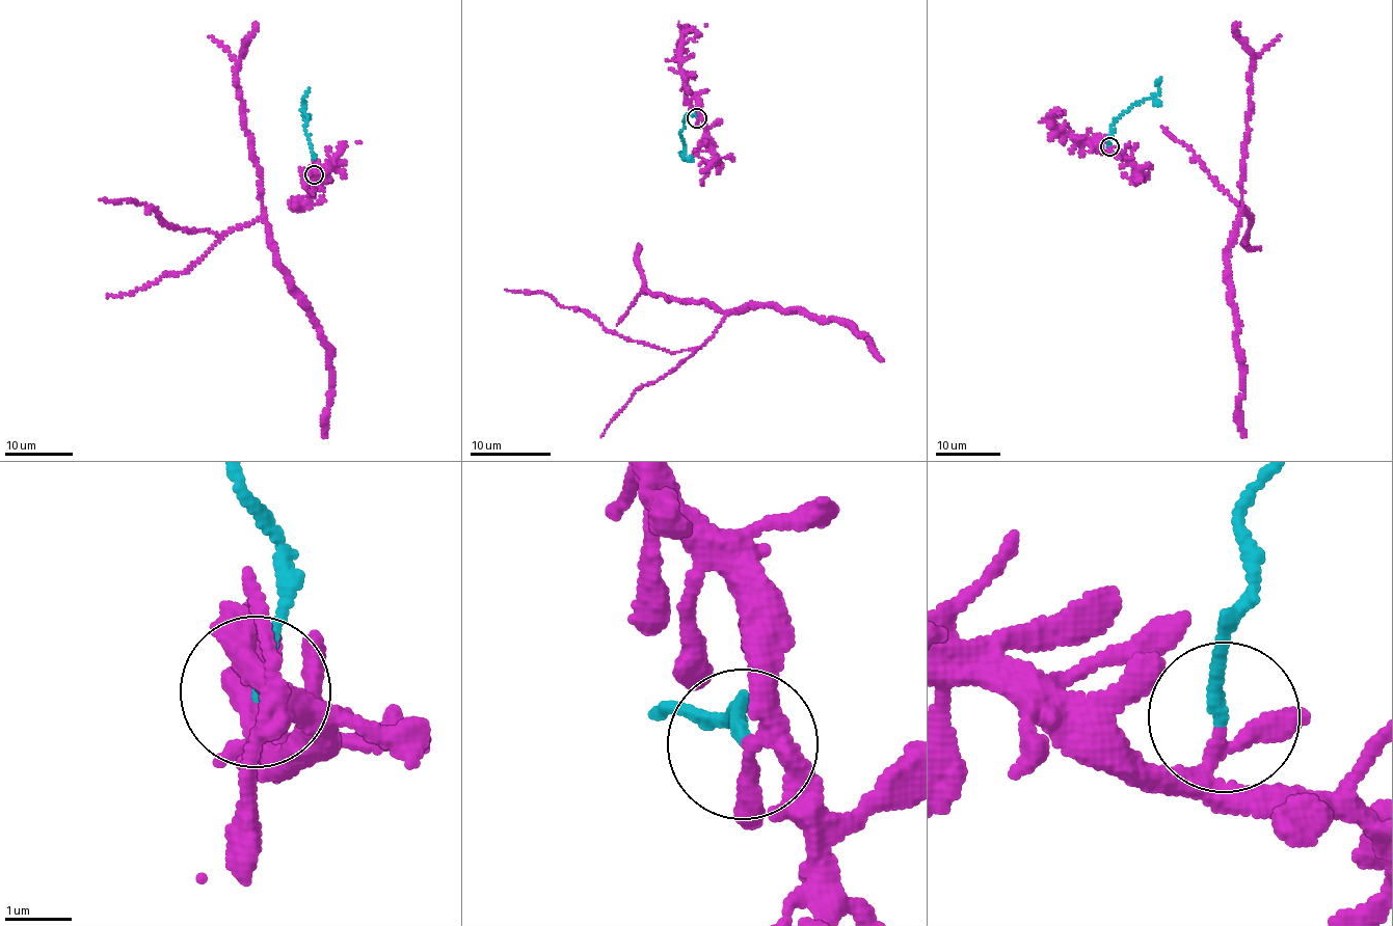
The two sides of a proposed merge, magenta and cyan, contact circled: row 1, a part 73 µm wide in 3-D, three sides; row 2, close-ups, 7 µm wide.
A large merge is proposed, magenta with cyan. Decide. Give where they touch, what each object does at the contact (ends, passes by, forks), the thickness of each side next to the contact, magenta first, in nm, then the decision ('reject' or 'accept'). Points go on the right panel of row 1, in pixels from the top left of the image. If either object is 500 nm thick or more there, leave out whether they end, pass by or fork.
(1109, 146) | magenta forks | cyan ends | 160/170 nm | reject

